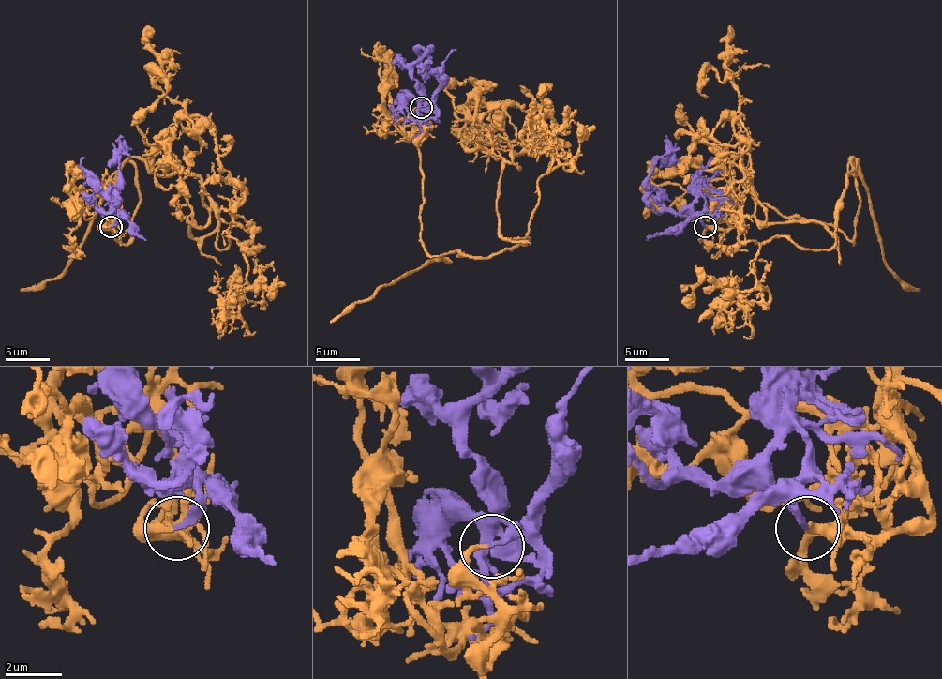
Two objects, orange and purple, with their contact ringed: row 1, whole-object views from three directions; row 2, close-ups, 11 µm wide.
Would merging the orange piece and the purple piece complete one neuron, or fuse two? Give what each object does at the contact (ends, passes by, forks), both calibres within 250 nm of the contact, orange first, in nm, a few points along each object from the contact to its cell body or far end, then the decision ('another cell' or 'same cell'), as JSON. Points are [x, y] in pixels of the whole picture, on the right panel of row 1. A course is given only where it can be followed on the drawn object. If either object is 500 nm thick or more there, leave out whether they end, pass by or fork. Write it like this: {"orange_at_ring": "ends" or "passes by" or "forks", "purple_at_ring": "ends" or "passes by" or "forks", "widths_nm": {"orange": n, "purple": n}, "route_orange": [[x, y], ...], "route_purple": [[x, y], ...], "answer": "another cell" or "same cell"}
{"orange_at_ring": "ends", "purple_at_ring": "ends", "widths_nm": {"orange": 200, "purple": 190}, "route_orange": [[704, 227], [740, 181], [852, 243], [859, 203], [850, 158], [837, 238], [762, 222], [740, 90], [704, 99]], "route_purple": [[704, 227], [702, 196], [676, 212], [658, 212], [647, 201], [651, 168], [680, 147]], "answer": "same cell"}

